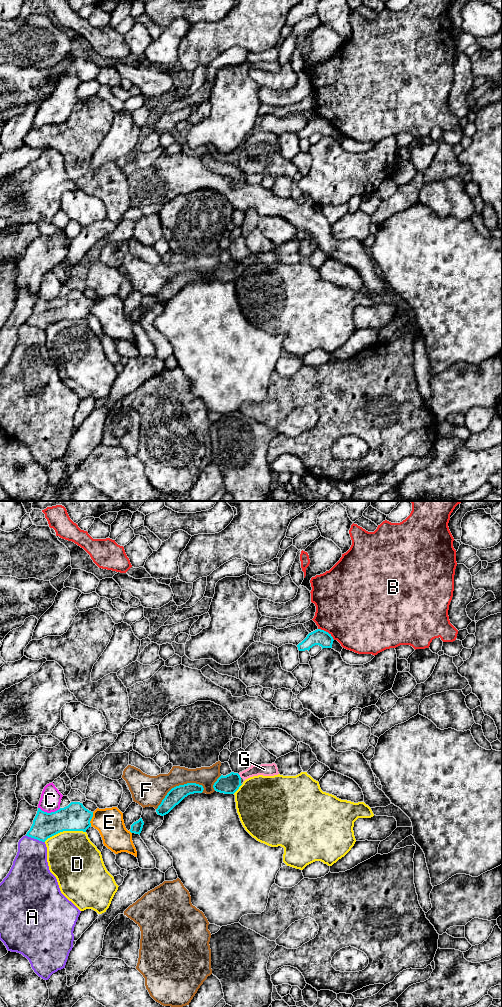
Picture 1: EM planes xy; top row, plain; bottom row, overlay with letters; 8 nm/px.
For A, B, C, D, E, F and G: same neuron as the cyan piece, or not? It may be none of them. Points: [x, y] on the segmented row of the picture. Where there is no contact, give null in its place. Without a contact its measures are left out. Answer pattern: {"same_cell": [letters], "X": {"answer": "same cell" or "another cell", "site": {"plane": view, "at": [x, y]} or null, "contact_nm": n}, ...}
{"same_cell": ["G"], "A": {"answer": "another cell", "site": {"plane": "xy", "at": [35, 838]}, "contact_nm": 170}, "B": {"answer": "another cell", "site": {"plane": "xy", "at": [325, 631]}, "contact_nm": 160}, "C": {"answer": "another cell", "site": {"plane": "xy", "at": [49, 813]}, "contact_nm": 180}, "D": {"answer": "another cell", "site": {"plane": "xy", "at": [64, 830]}, "contact_nm": 340}, "E": {"answer": "another cell", "site": {"plane": "xy", "at": [91, 818]}, "contact_nm": 110}, "F": {"answer": "another cell", "site": {"plane": "xy", "at": [177, 786]}, "contact_nm": 420}, "G": {"answer": "same cell", "site": {"plane": "xy", "at": [239, 776]}, "contact_nm": 40}}

